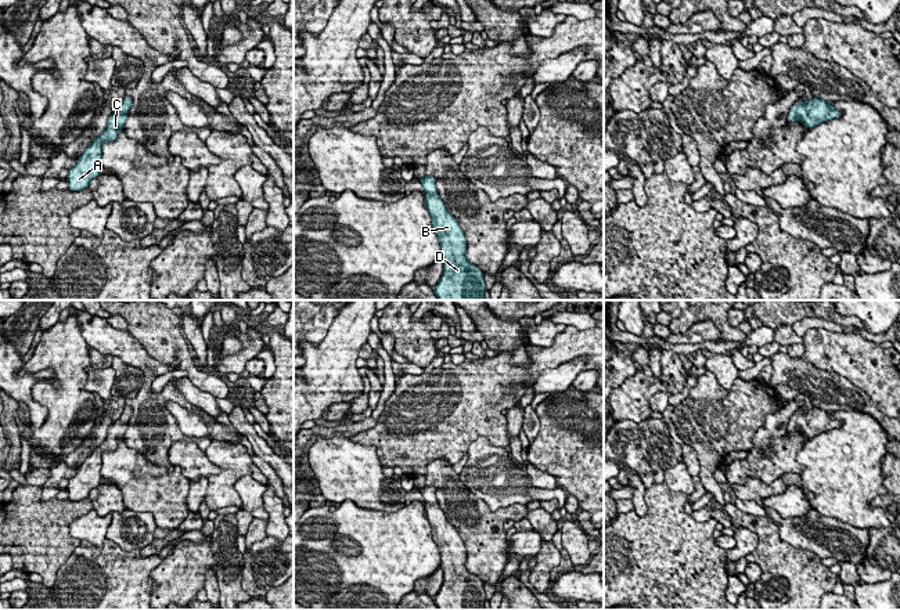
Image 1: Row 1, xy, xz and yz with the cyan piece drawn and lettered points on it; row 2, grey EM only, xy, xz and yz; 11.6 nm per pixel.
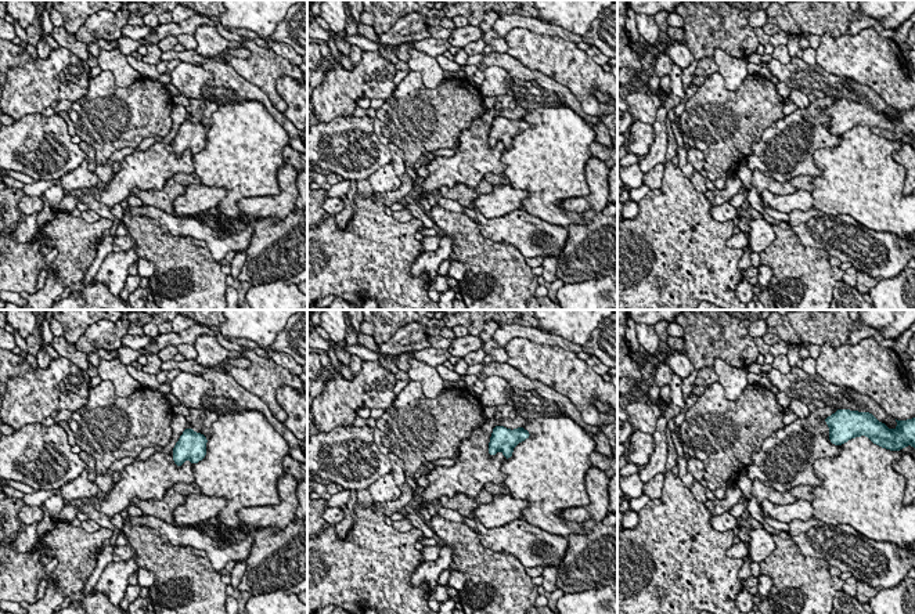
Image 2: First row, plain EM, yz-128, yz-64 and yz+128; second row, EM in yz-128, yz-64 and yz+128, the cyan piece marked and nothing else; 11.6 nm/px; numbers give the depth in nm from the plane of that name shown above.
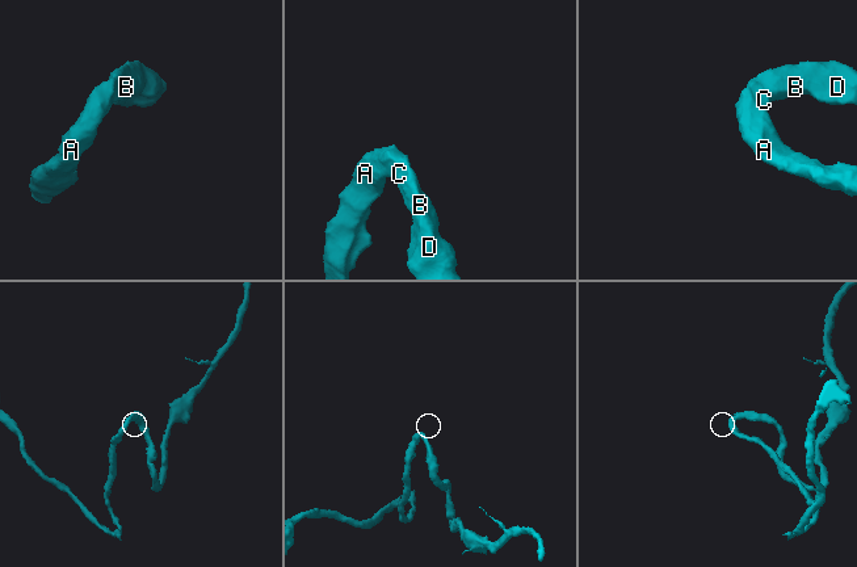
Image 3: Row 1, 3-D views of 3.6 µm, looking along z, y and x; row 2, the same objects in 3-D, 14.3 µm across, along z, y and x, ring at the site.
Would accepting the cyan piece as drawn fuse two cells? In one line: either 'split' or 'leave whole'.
leave whole

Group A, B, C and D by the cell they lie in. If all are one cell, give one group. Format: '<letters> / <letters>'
A B C D

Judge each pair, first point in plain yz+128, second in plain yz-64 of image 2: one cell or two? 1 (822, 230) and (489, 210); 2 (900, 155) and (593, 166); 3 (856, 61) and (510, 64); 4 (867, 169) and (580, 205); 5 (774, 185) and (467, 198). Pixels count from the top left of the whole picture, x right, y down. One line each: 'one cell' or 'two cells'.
1: two cells
2: one cell
3: two cells
4: two cells
5: one cell

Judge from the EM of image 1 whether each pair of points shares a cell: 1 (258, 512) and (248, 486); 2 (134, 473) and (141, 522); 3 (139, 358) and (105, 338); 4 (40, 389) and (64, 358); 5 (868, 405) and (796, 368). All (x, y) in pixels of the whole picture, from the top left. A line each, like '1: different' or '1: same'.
1: same
2: different
3: same
4: same
5: same

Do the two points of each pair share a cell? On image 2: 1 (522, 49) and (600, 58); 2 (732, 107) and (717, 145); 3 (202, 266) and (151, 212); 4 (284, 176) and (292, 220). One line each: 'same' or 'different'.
1: different
2: same
3: different
4: different

